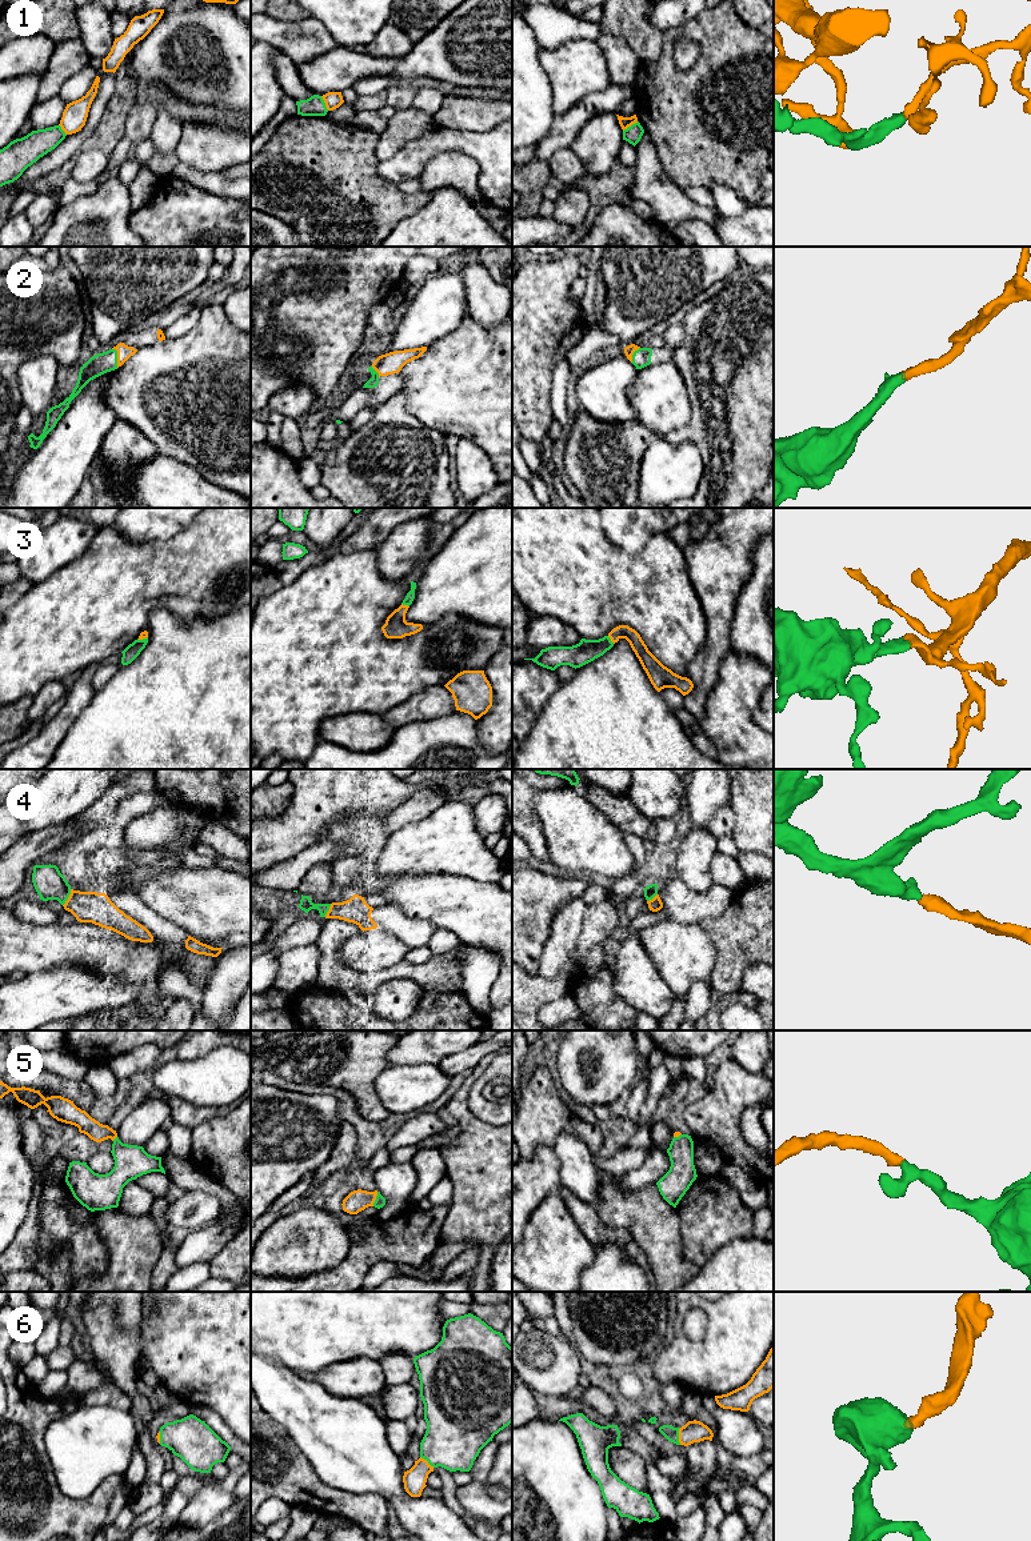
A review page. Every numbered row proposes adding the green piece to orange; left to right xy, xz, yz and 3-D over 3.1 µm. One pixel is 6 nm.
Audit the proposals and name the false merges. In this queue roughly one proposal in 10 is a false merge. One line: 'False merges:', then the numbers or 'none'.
False merges: 1

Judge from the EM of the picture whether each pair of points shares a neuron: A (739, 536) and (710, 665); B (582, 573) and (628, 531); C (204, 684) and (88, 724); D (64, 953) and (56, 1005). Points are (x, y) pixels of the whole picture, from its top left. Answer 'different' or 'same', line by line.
A: same
B: different
C: same
D: different

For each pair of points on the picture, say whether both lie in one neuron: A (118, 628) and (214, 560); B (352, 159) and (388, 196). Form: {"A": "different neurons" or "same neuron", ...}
{"A": "same neuron", "B": "same neuron"}

